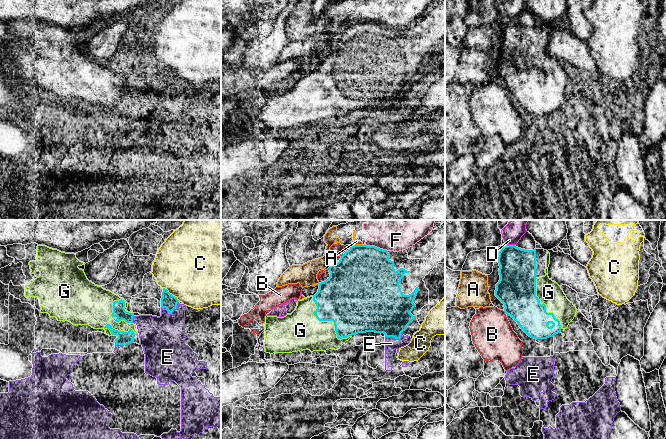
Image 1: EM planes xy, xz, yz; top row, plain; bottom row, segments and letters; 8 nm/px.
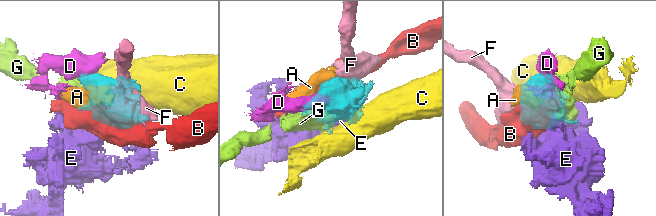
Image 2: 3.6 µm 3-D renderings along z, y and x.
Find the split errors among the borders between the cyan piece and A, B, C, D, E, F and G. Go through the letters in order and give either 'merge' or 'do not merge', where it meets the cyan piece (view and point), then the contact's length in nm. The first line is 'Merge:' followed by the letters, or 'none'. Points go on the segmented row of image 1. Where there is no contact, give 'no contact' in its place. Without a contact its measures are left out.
Merge: G
A: do not merge; meets cyan in xz at (359, 245); contact 60 nm long
B: do not merge; meets cyan in xz at (342, 255); contact 30 nm long
C: do not merge; meets cyan in xy at (171, 294); contact 170 nm long
D: do not merge; meets cyan in yz at (511, 245); contact 60 nm long
E: do not merge; meets cyan in xy at (170, 313); contact 150 nm long
F: do not merge; meets cyan in xz at (376, 247); contact 190 nm long
G: merge; meets cyan in xz at (329, 320); contact 460 nm long

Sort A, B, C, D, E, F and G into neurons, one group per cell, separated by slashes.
A F / B / C / D / E / G

